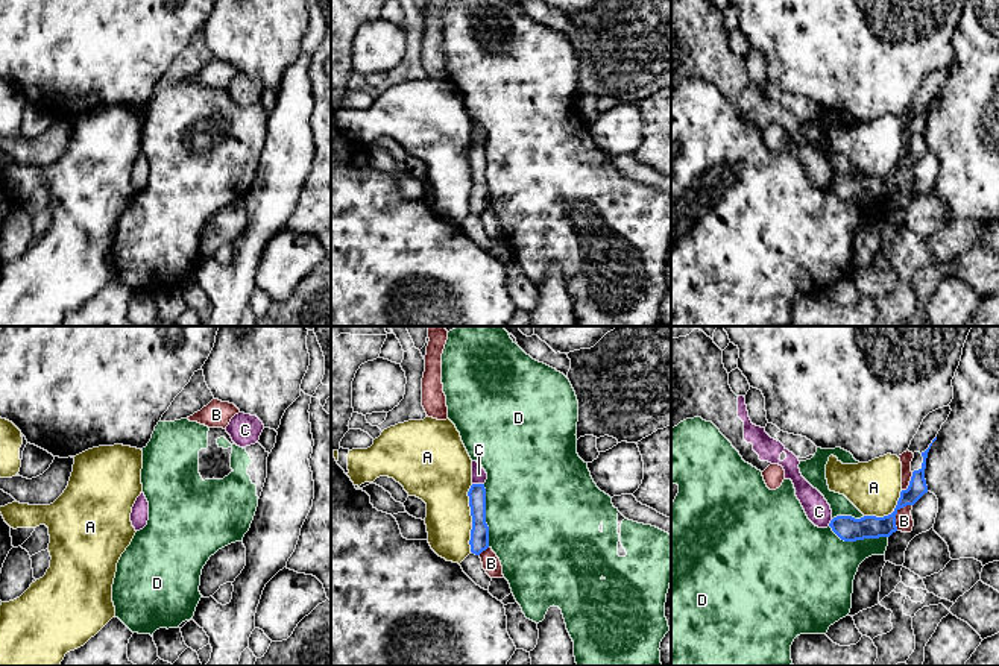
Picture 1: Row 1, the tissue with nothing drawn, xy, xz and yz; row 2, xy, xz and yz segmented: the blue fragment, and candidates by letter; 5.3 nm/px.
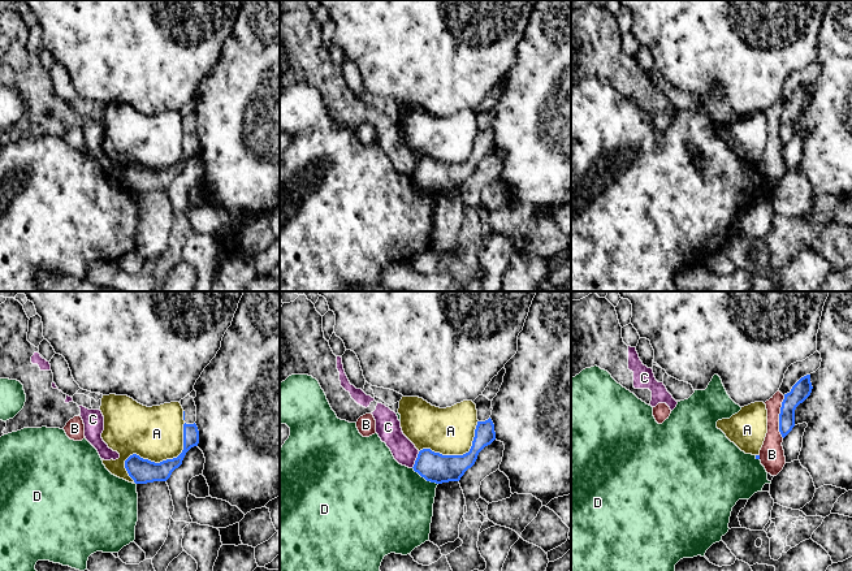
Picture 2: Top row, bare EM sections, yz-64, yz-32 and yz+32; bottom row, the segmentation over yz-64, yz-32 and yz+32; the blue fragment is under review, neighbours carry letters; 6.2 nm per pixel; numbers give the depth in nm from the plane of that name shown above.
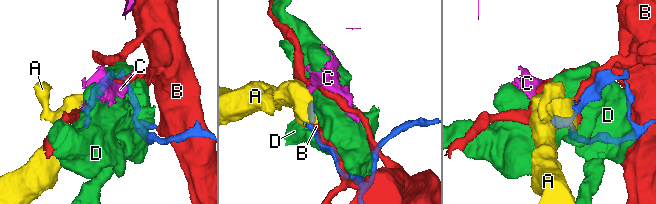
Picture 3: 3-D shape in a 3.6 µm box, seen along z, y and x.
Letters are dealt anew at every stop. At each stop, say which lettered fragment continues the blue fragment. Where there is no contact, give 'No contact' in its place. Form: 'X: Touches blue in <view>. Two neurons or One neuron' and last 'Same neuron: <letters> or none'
A: Touches blue in xz. Two neurons
B: Touches blue in yz. Two neurons
C: Touches blue in xz. Two neurons
D: Touches blue in xz. Two neurons
Same neuron: none

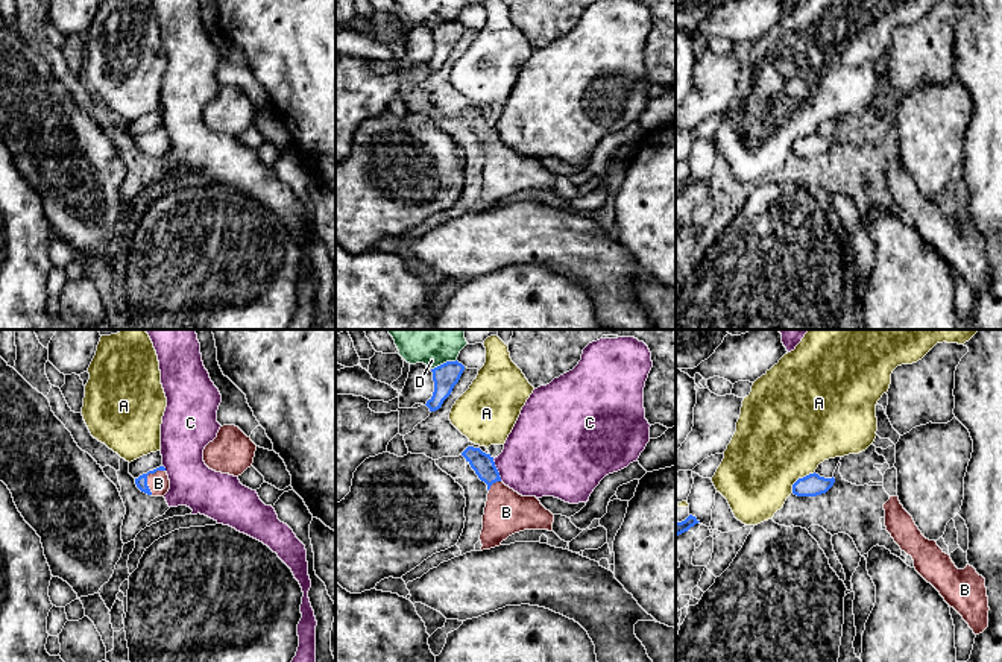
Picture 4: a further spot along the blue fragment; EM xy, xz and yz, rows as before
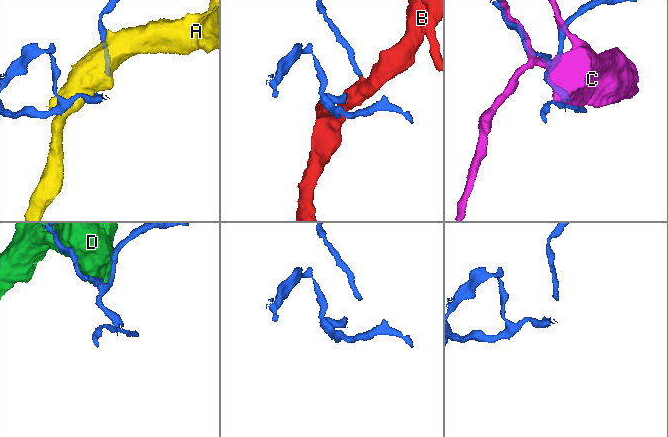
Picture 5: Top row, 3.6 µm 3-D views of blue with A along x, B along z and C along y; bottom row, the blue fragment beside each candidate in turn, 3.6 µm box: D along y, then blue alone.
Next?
A: Touches blue in yz. Two neurons
B: Touches blue in xy. One neuron
C: Touches blue in xz. Two neurons
D: Touches blue in xz. Two neurons
Same neuron: B

